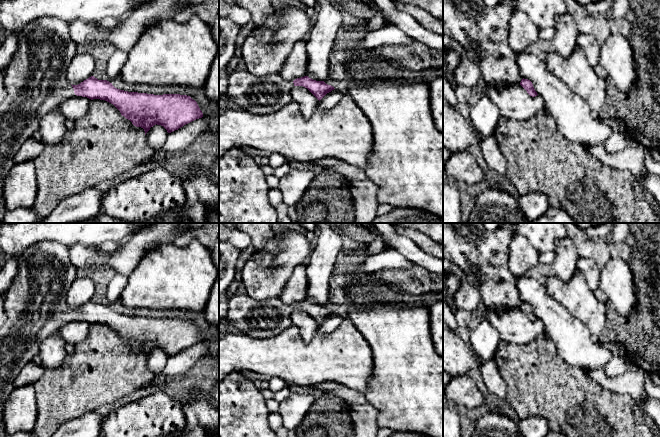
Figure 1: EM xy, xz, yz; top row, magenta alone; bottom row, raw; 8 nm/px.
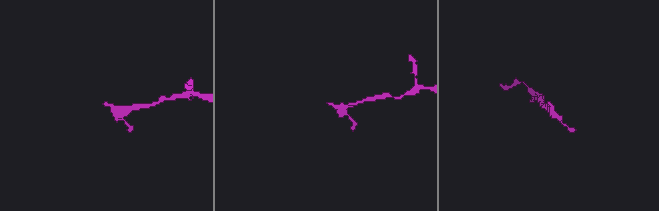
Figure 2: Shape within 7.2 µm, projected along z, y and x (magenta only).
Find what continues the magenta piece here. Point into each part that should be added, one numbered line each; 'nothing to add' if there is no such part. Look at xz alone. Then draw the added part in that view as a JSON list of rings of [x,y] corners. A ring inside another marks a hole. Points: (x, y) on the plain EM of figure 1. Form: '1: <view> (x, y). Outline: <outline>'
1: xz (261, 319). Outline: [[[236,294],[229,298],[225,320],[238,332],[255,338],[270,338],[293,325],[293,312],[293,305],[284,304],[280,297],[257,301],[248,294]]]

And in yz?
nothing to add

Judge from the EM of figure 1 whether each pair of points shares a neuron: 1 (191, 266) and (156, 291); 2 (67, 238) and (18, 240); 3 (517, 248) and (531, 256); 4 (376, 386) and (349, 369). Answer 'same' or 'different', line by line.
1: same
2: same
3: same
4: different

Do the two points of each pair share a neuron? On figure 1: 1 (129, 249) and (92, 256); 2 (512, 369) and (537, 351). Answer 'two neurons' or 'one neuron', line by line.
1: one neuron
2: one neuron

